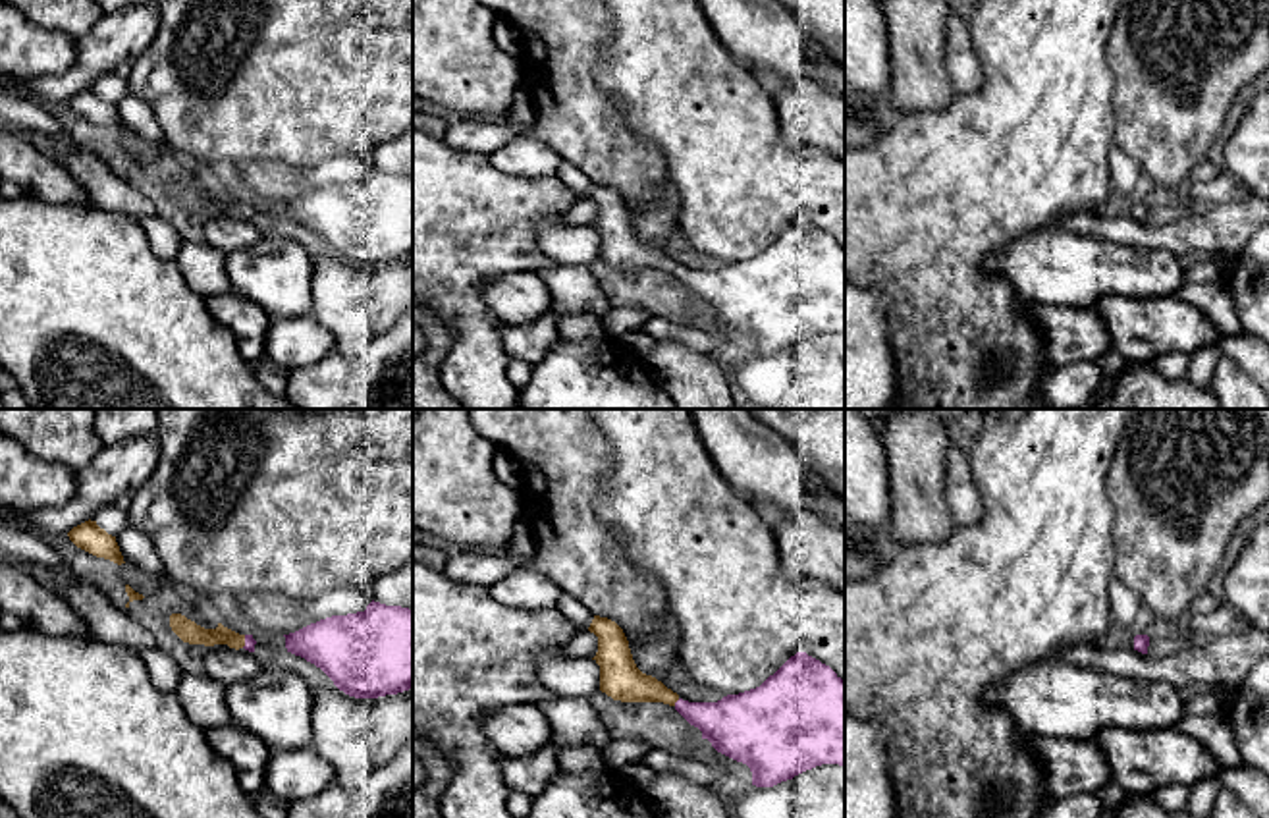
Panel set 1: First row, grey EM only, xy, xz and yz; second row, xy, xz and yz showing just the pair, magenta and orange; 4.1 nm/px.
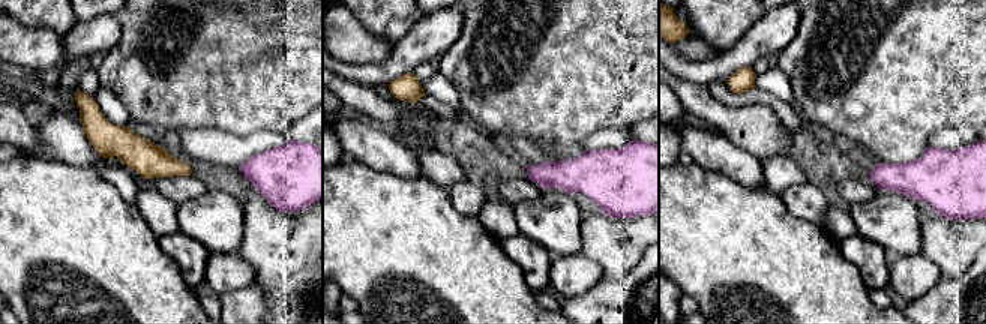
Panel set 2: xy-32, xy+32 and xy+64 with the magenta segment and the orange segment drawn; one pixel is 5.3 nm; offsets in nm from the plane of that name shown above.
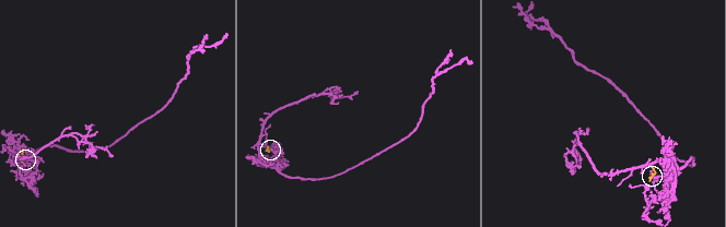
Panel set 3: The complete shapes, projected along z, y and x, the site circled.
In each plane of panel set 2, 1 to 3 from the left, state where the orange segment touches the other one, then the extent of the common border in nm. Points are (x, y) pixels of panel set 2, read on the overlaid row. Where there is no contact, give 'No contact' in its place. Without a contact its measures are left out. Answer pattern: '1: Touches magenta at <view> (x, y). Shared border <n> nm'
1: No contact
2: No contact
3: No contact

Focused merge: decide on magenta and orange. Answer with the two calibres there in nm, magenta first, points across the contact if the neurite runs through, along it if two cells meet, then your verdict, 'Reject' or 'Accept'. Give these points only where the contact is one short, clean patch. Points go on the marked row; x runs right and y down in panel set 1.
Thickness 220 nm (magenta) against 170 nm. Path across: xz (731, 724), (691, 712), (675, 703), (621, 680). Accept

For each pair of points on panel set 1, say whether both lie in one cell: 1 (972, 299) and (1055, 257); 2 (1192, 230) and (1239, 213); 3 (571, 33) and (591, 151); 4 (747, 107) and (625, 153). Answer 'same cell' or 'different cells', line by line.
1: different cells
2: same cell
3: same cell
4: different cells

